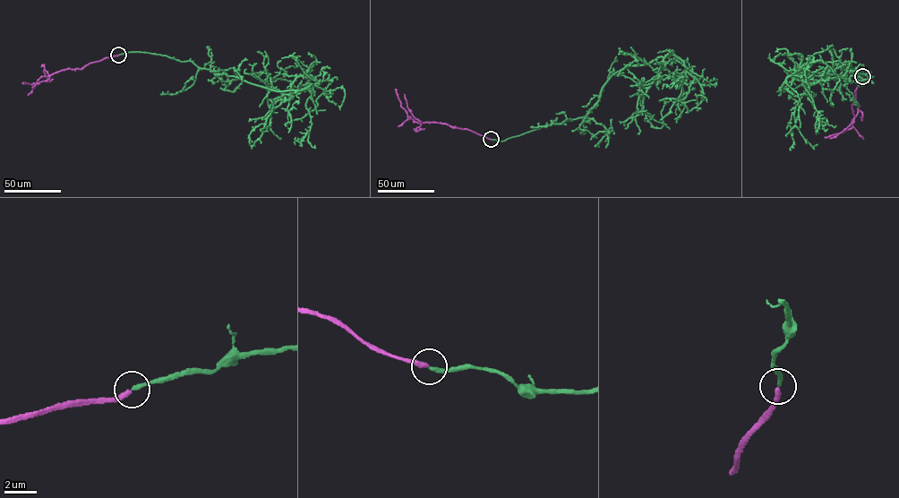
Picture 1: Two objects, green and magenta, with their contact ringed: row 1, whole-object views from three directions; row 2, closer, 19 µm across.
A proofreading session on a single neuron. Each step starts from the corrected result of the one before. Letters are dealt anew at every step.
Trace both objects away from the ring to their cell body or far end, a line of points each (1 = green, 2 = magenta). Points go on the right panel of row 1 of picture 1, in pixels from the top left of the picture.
1: (862, 76), (844, 69), (783, 90), (800, 95), (851, 63), (828, 86)
2: (862, 76), (851, 107), (852, 126), (825, 137)

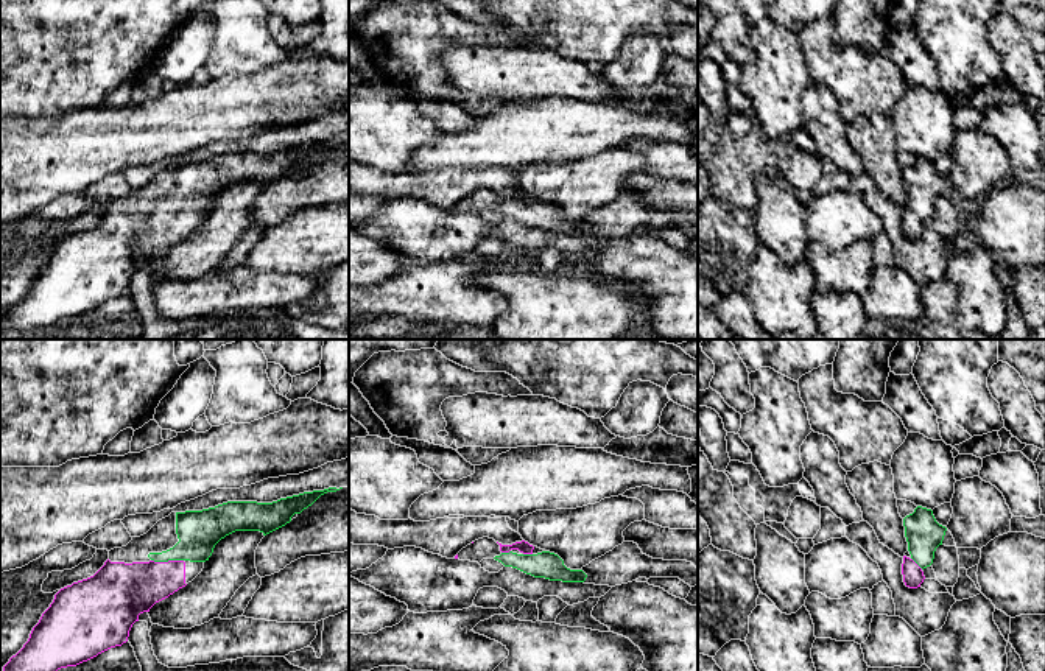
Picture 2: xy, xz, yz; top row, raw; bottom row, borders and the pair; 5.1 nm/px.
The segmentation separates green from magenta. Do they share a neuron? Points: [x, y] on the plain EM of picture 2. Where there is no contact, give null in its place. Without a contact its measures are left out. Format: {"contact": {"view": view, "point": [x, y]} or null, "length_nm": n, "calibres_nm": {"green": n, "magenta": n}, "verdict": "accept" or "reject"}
{"contact": {"view": "xy", "point": [167, 212]}, "length_nm": 170, "calibres_nm": {"green": 220, "magenta": 280}, "verdict": "accept"}

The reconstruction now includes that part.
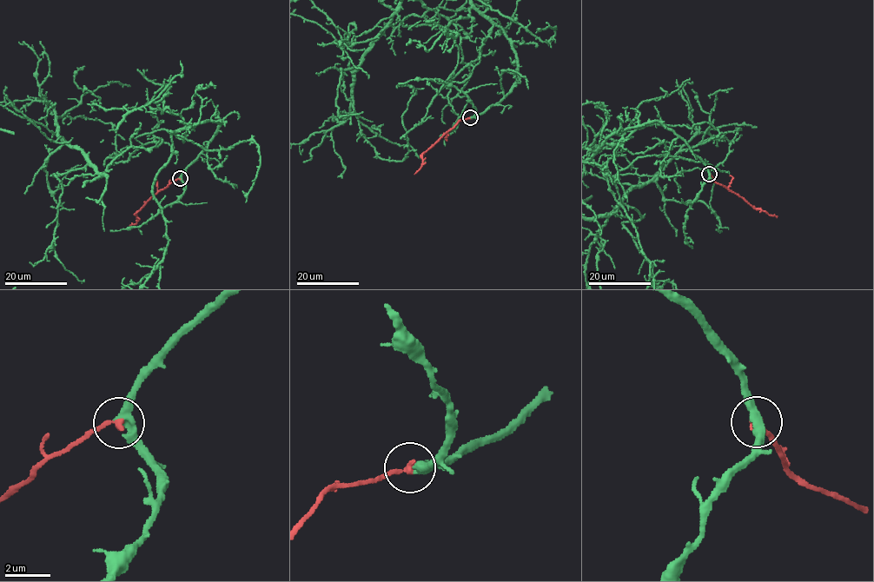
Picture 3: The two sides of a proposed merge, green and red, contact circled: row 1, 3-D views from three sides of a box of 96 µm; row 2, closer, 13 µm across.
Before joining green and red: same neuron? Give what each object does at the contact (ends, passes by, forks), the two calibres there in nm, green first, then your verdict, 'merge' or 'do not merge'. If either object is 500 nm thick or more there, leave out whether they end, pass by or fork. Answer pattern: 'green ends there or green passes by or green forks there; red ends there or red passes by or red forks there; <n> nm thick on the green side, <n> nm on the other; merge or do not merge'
green passes by; red ends there; 360 nm thick on the green side, 280 nm on the other; merge

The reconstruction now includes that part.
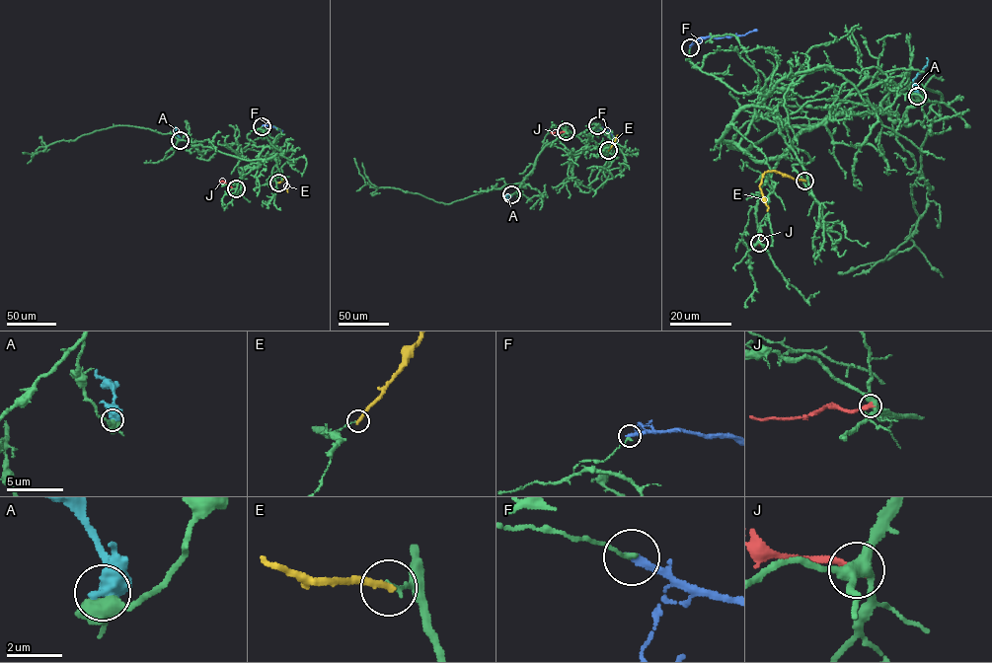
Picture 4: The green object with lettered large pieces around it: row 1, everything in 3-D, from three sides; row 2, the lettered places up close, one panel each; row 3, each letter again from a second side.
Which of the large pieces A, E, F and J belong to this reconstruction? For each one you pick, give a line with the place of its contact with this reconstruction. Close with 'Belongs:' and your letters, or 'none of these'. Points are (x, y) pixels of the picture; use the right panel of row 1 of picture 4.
Belongs: none of these

